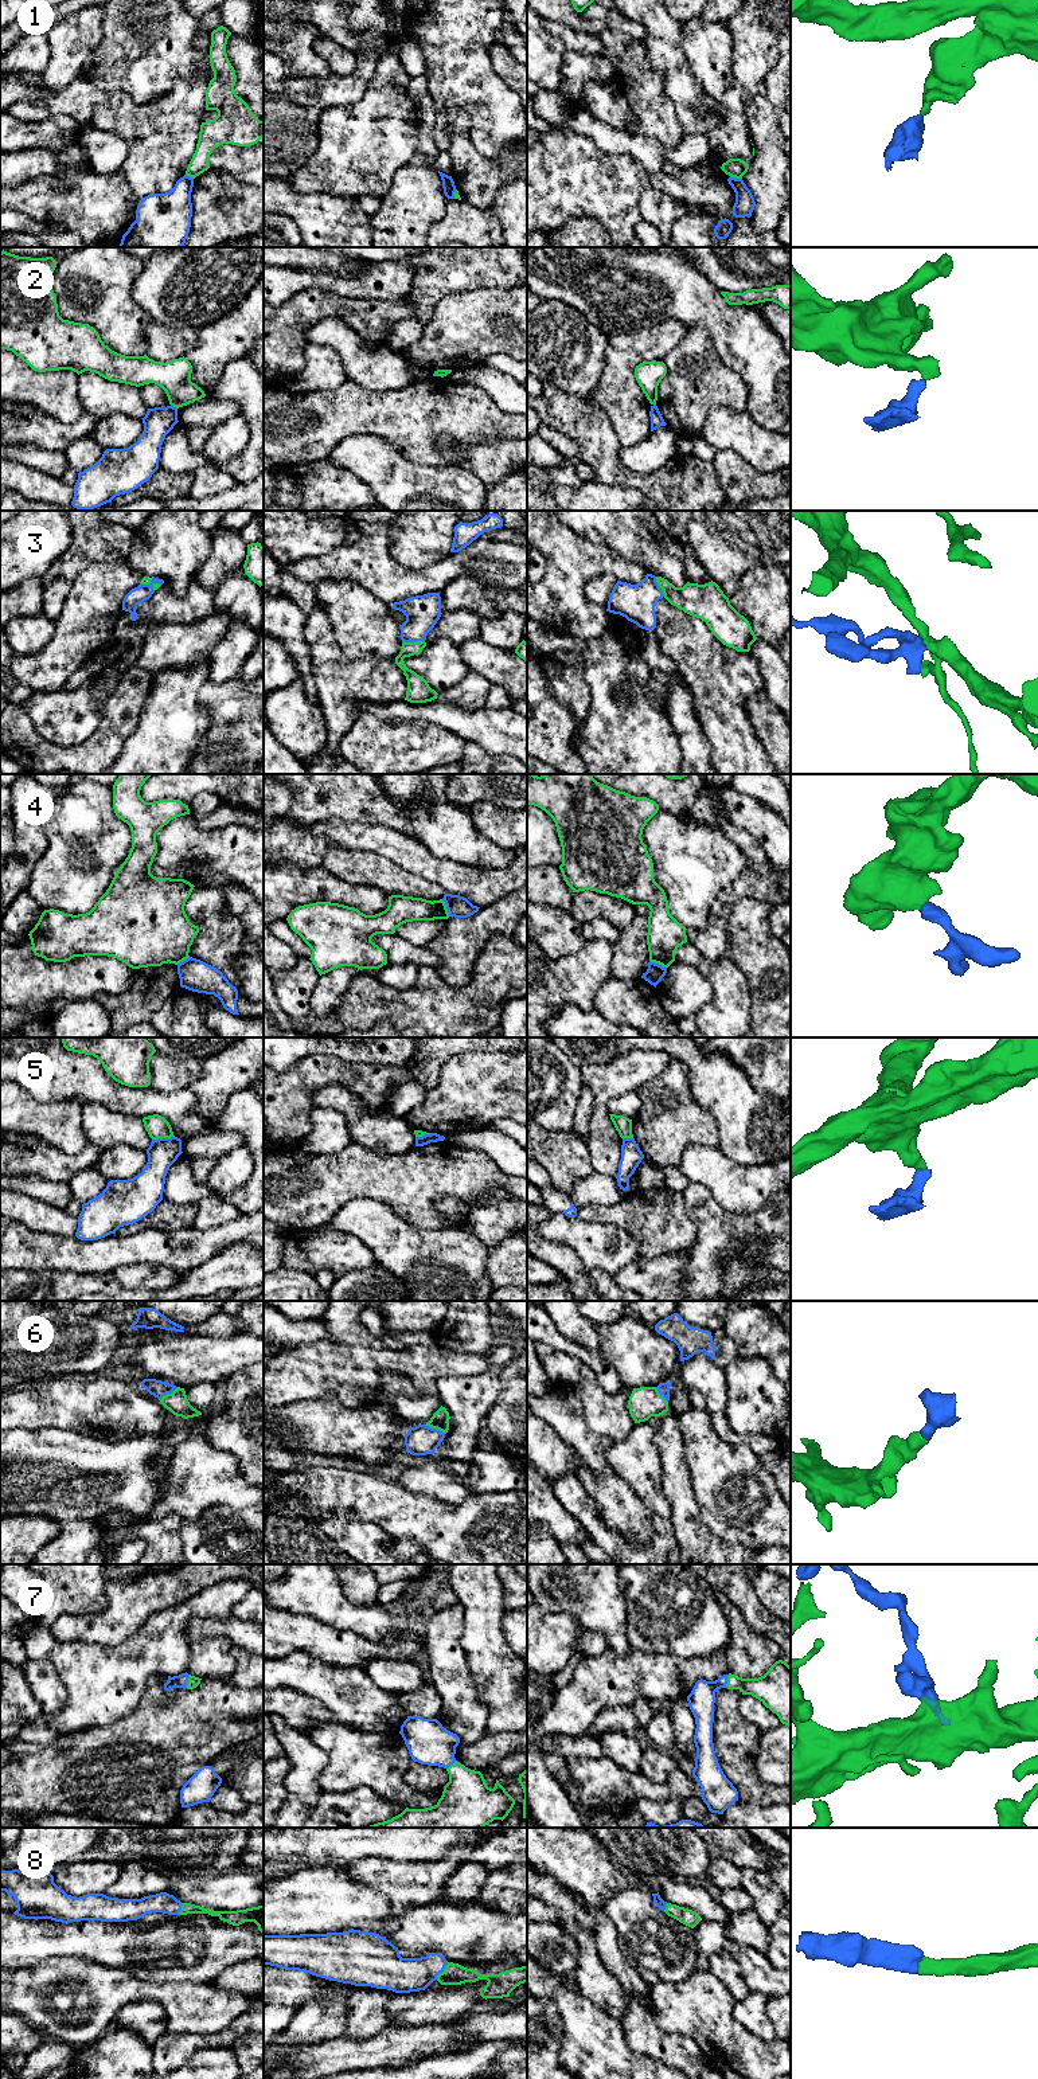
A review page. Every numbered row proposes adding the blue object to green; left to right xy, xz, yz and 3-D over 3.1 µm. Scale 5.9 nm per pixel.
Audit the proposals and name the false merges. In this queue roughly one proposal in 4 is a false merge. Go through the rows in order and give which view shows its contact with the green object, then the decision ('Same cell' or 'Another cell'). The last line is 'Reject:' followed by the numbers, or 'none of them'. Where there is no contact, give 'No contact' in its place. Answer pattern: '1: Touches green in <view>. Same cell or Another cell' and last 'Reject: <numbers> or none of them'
1: Touches green in yz. Another cell
2: Touches green in xy. Another cell
3: Touches green in xz. Same cell
4: Touches green in xz. Another cell
5: Touches green in xy. Another cell
6: Touches green in xz. Same cell
7: Touches green in xy. Same cell
8: Touches green in xz. Same cell
Reject: 1, 2, 4, 5

